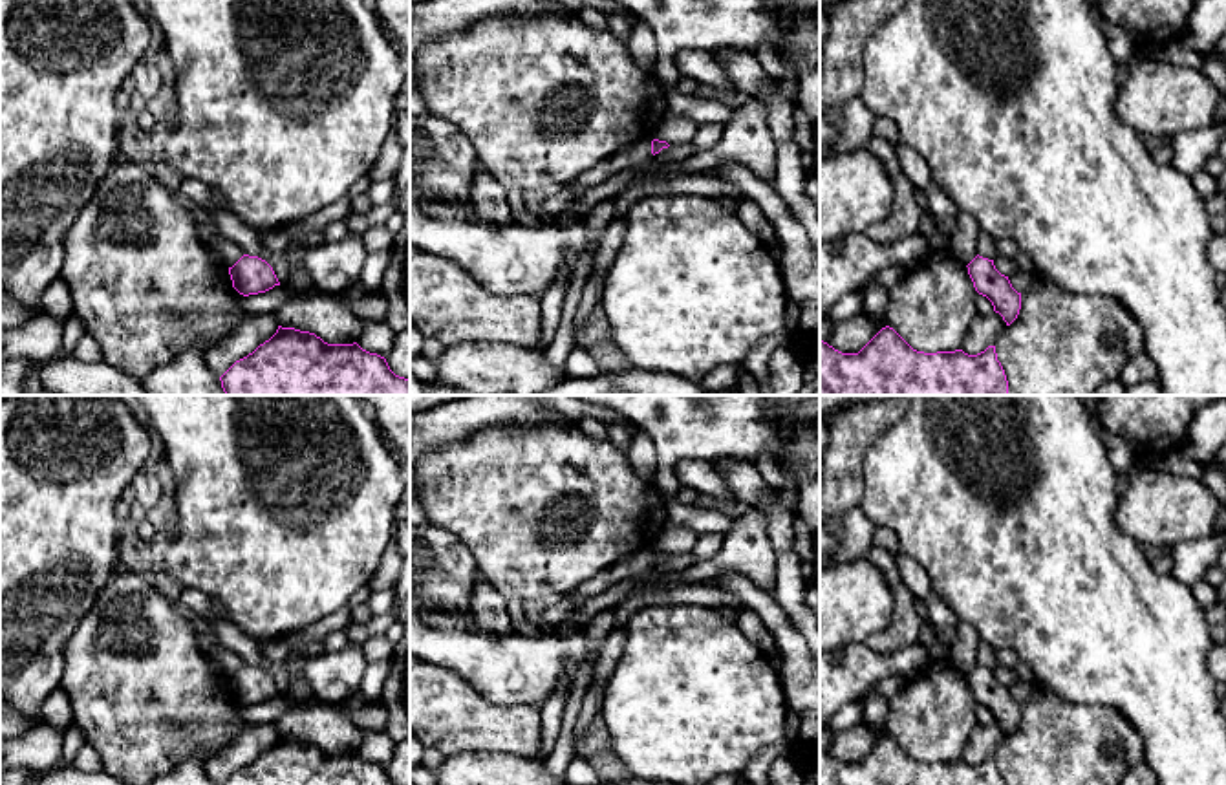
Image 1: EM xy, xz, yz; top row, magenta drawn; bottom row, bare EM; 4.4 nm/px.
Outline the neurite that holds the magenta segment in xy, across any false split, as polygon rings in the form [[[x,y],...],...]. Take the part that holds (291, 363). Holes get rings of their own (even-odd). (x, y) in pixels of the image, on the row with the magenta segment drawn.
[[[282,326],[220,381],[225,395],[410,395],[410,379],[395,375],[384,357],[357,342],[328,344],[315,333]]]

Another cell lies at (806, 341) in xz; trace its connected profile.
[[[801,326],[792,329],[792,346],[801,364],[809,364],[820,351],[820,328]]]

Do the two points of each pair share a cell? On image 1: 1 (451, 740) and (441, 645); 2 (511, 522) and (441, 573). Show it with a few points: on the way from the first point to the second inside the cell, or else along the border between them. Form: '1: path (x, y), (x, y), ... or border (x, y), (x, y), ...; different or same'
1: border (429, 663), (452, 670), (478, 694); different
2: border (436, 526), (451, 531), (463, 544), (480, 573); different

